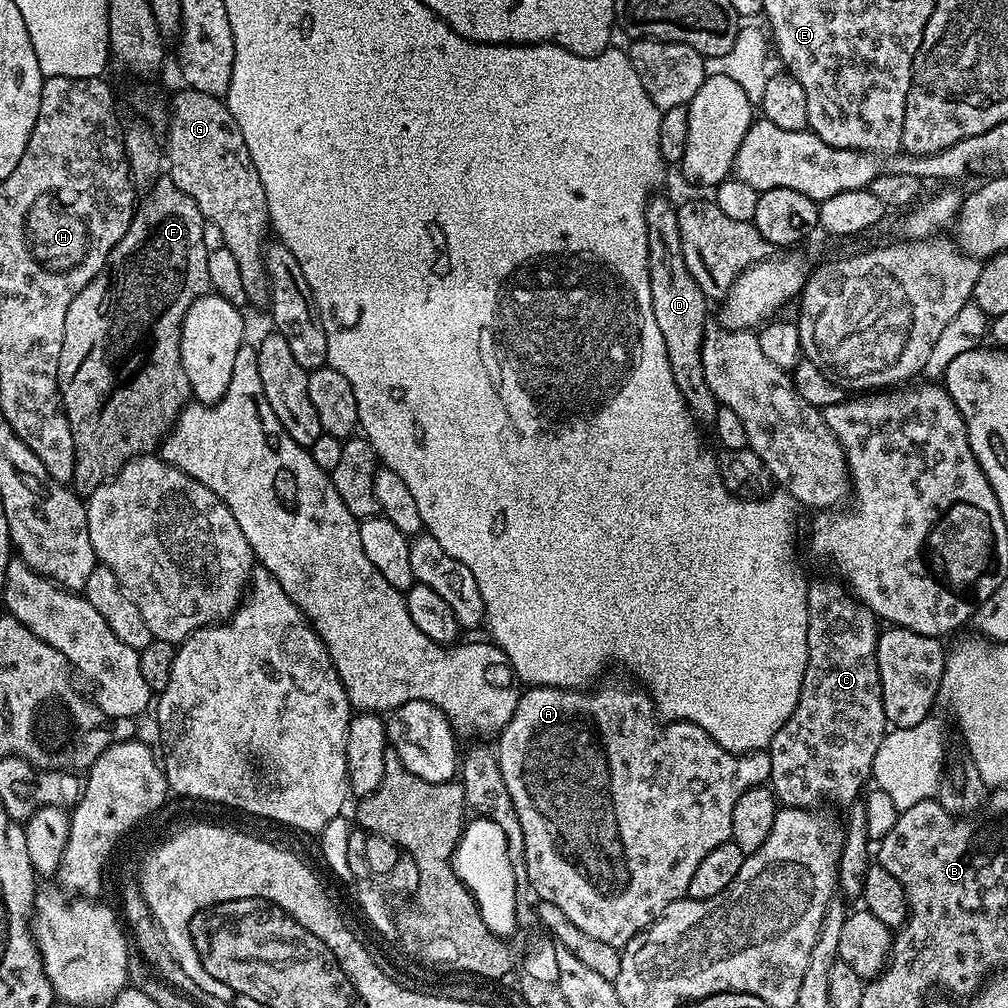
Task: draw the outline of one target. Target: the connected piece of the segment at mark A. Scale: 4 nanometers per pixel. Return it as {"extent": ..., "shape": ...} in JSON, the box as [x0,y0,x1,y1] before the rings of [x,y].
{"extent":[494,684,772,949],"shape":[[[604,684],[601,688],[593,687],[591,690],[529,687],[521,695],[510,722],[506,722],[504,729],[498,733],[500,745],[494,748],[510,801],[521,822],[526,870],[541,901],[558,906],[558,910],[562,910],[562,914],[566,914],[566,918],[570,918],[570,922],[574,922],[582,934],[590,934],[590,938],[598,938],[598,942],[606,942],[606,946],[619,949],[623,949],[630,938],[634,938],[641,930],[649,928],[664,913],[666,906],[687,897],[690,878],[694,878],[694,870],[698,870],[702,858],[706,858],[710,850],[718,850],[718,846],[731,841],[734,805],[738,803],[738,798],[742,798],[742,794],[754,786],[767,785],[772,778],[767,751],[737,755],[718,746],[718,742],[714,742],[706,730],[691,724],[689,720],[665,722],[658,715],[647,691],[643,687],[635,687],[631,688],[628,684]]]}

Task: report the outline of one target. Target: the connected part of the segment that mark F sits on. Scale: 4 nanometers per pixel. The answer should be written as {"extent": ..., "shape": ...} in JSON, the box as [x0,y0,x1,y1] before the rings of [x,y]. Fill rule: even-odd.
{"extent":[56,178,212,498],"shape":[[[156,178],[151,181],[148,193],[144,201],[139,201],[138,207],[132,213],[132,221],[126,230],[126,234],[114,246],[114,250],[108,255],[104,269],[100,271],[90,283],[88,283],[77,296],[72,299],[66,310],[66,330],[62,334],[62,350],[56,367],[56,382],[58,385],[58,399],[64,409],[64,416],[70,422],[70,434],[74,436],[74,474],[71,483],[75,491],[81,497],[86,498],[98,486],[102,486],[107,480],[111,480],[121,468],[125,468],[132,460],[139,456],[155,453],[159,449],[163,439],[172,431],[180,413],[184,411],[192,396],[192,387],[186,378],[186,370],[180,361],[180,339],[182,338],[182,322],[186,318],[186,310],[194,306],[198,298],[209,295],[212,283],[208,270],[208,254],[206,242],[202,242],[202,230],[205,218],[198,210],[194,198],[190,194],[182,194],[178,186],[174,186],[171,178]]]}

